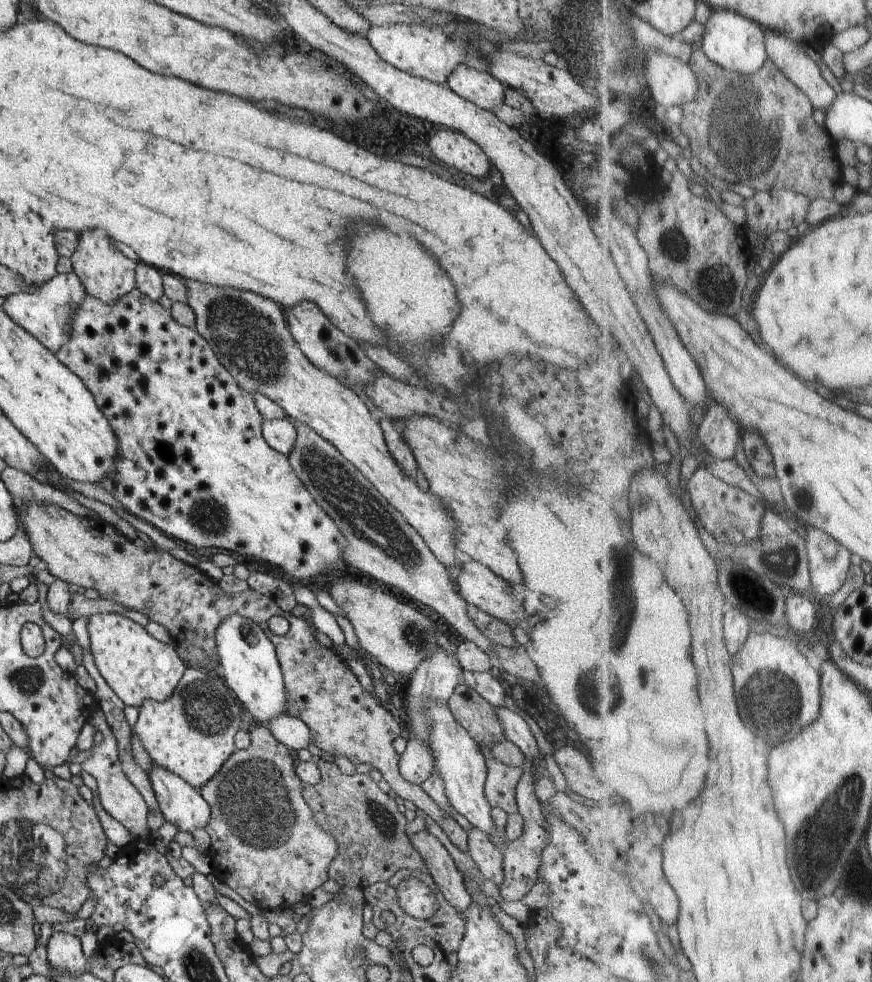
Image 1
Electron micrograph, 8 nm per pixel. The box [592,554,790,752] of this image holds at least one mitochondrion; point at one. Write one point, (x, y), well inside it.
(755, 595)

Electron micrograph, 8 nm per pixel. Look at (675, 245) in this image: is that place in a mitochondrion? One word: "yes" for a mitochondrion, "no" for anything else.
yes

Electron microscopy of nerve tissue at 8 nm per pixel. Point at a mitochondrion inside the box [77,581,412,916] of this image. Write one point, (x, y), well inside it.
(255, 804)

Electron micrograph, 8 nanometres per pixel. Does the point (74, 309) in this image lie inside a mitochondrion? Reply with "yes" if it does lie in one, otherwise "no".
no

